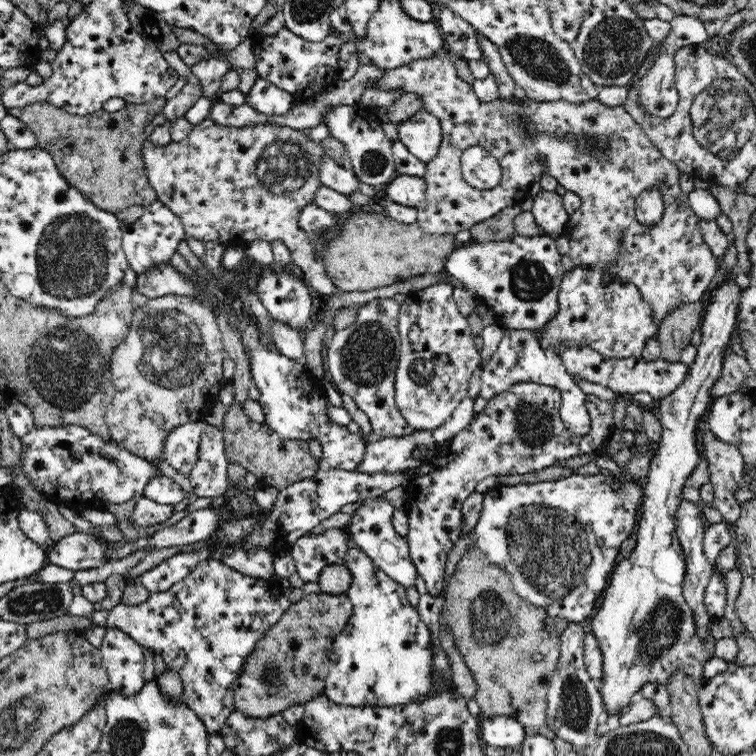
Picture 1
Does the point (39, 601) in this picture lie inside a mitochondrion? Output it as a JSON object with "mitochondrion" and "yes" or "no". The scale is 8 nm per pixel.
{"mitochondrion":"yes"}

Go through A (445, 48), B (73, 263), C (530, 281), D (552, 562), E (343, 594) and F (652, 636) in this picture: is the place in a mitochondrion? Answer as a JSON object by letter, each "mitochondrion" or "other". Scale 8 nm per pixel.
{"A":"other","B":"mitochondrion","C":"mitochondrion","D":"mitochondrion","E":"other","F":"mitochondrion"}

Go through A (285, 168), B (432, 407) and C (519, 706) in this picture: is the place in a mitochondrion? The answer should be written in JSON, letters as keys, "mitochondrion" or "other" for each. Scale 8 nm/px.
{"A":"mitochondrion","B":"other","C":"other"}

